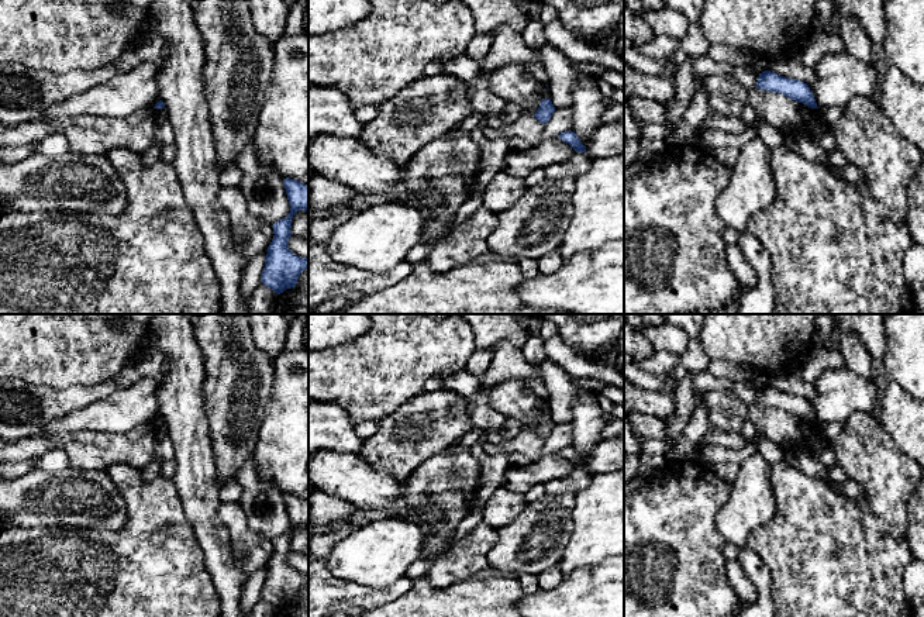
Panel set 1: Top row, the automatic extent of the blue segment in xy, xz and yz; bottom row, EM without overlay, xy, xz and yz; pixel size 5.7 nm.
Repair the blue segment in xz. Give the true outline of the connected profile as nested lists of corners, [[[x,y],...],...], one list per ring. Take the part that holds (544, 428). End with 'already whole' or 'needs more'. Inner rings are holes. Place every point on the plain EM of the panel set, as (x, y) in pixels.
[[[542,414],[534,432],[539,438],[547,440],[549,437],[549,434],[552,432],[554,427],[555,427],[555,423],[554,423],[551,414]]]; already whole

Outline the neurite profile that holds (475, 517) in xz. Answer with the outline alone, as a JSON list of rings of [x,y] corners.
[[[473,506],[469,514],[459,523],[445,551],[452,548],[458,541],[461,541],[468,532],[470,532],[475,527],[477,527],[482,523],[483,523],[482,507]]]

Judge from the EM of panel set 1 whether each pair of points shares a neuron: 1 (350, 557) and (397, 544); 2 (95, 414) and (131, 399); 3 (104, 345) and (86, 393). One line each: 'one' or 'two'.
1: one
2: one
3: two

